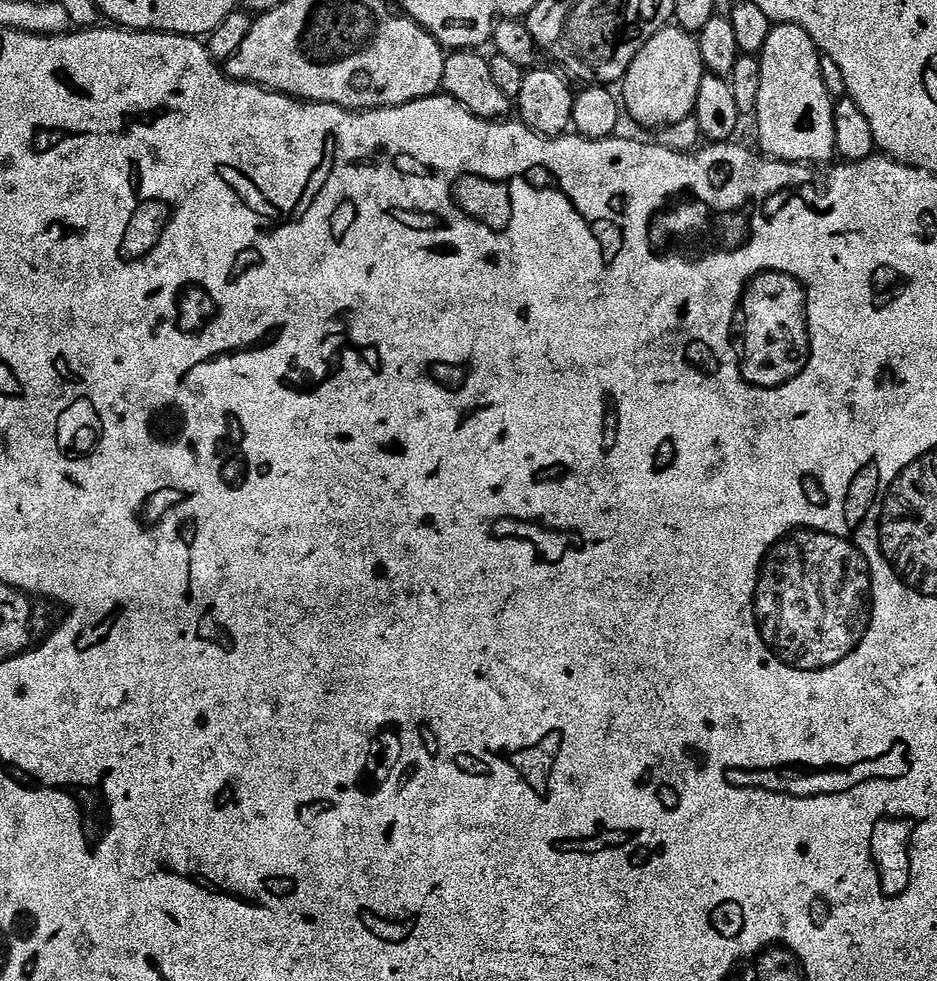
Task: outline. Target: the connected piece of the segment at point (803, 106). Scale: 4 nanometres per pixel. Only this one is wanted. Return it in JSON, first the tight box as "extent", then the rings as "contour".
{"extent":[754,24,836,166],"contour":[[[777,24],[772,28],[766,46],[759,52],[762,66],[762,87],[758,89],[758,106],[754,113],[756,136],[760,139],[759,151],[773,160],[785,160],[787,164],[817,166],[836,156],[836,135],[834,134],[834,98],[822,82],[822,66],[819,48],[797,24]]]}

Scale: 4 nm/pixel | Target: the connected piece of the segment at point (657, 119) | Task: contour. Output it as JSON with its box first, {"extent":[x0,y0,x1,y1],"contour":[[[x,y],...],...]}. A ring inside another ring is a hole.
{"extent":[622,26,706,130],"contour":[[[669,26],[663,28],[642,50],[638,50],[638,58],[630,62],[630,70],[624,75],[622,104],[640,124],[653,130],[666,124],[682,122],[682,118],[693,115],[698,102],[698,86],[702,86],[702,78],[706,74],[700,41],[693,33]]]}

